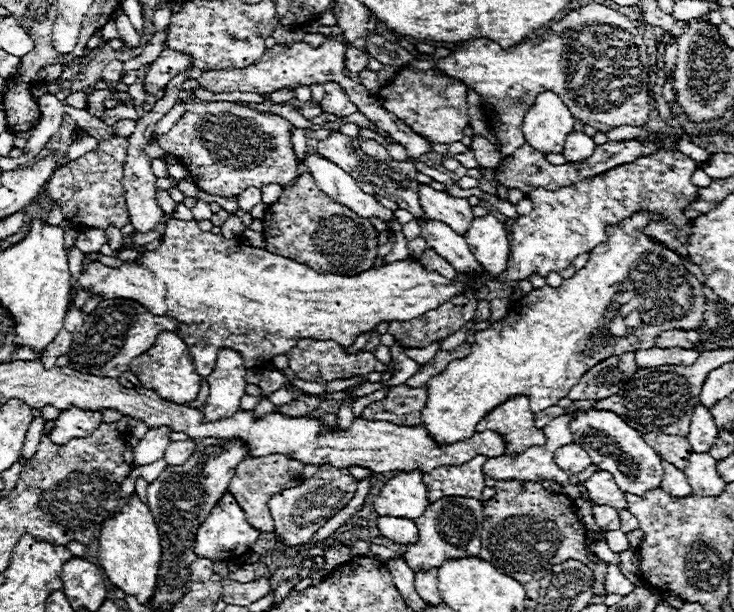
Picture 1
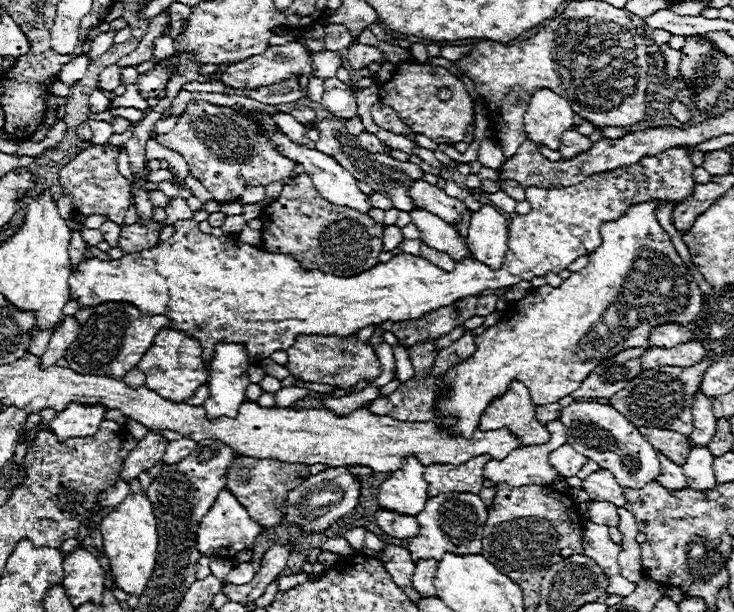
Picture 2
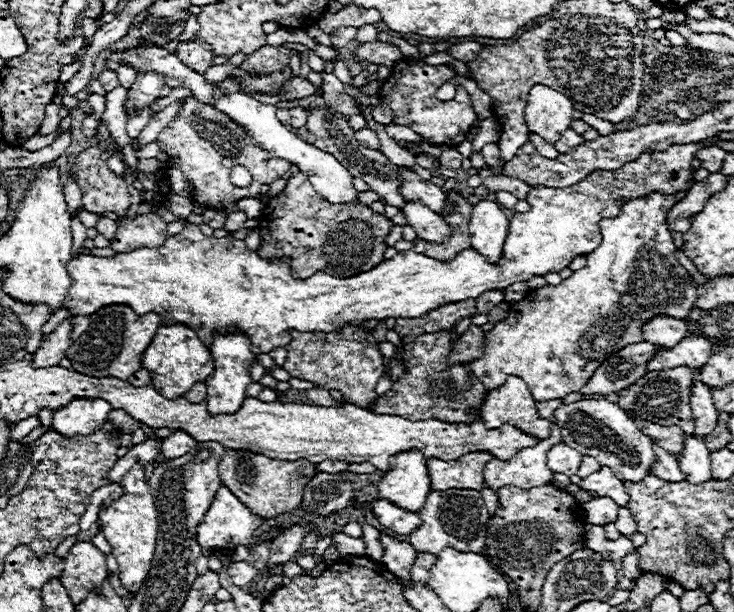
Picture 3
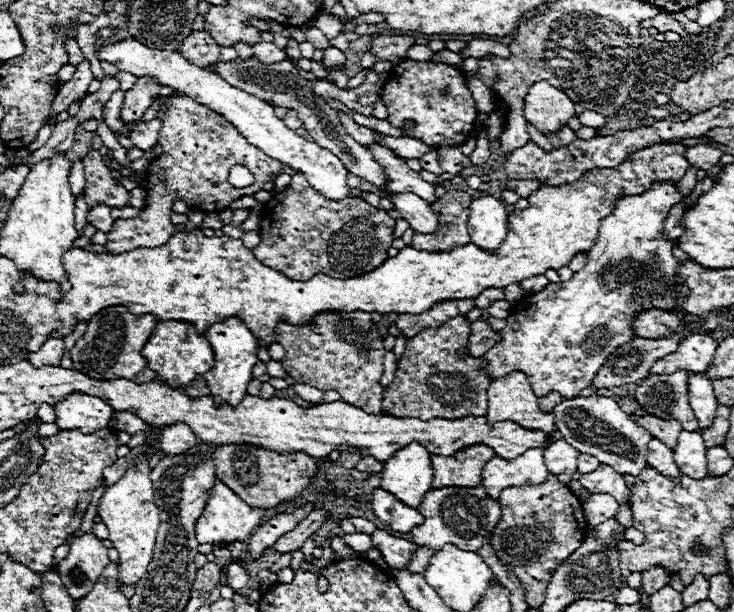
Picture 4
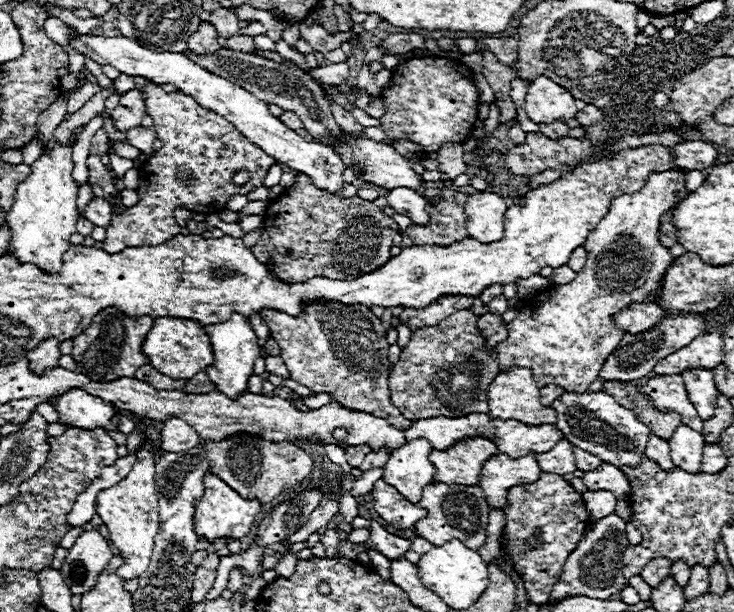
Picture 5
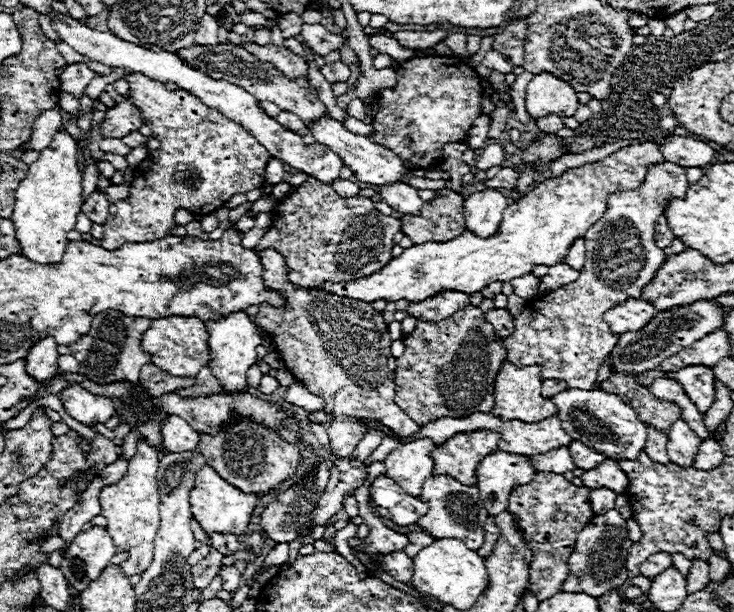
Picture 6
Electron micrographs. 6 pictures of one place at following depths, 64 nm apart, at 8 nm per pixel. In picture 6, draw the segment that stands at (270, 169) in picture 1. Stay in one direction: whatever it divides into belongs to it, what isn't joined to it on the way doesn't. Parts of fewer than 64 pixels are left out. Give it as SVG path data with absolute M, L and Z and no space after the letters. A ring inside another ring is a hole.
M128 74L130 92L128 96L138 104L142 110L142 118L152 124L152 136L160 140L160 150L154 150L148 154L148 168L146 160L140 162L134 170L136 178L130 186L130 198L110 204L110 220L104 224L104 238L102 248L116 250L130 242L154 242L168 236L174 224L174 210L186 208L188 212L194 212L196 216L206 216L218 208L222 208L230 196L234 194L246 194L250 190L250 172L264 176L266 164L270 160L270 154L266 148L262 148L240 124L228 120L220 112L206 108L200 104L200 100L186 92L186 90L166 90L162 82L150 80L142 74Z

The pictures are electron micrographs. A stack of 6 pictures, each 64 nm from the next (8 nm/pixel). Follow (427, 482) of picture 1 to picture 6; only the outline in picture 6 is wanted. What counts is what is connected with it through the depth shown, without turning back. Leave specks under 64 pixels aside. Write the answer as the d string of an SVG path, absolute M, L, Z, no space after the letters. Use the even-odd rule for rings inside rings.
M466 432L448 440L448 444L436 446L430 452L434 460L434 476L446 474L460 484L476 484L476 468L482 456L498 450L498 434L494 432Z

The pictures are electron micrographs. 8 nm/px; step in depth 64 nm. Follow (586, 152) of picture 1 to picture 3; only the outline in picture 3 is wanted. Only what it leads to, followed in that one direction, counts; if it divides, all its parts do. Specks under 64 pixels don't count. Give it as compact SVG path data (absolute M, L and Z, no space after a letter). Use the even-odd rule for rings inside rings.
M568 128L566 132L562 132L562 136L560 136L560 140L558 140L558 144L554 144L554 148L560 152L560 154L566 154L566 152L570 152L572 148L576 148L578 144L582 144L582 142L586 142L578 132L574 132L572 128Z

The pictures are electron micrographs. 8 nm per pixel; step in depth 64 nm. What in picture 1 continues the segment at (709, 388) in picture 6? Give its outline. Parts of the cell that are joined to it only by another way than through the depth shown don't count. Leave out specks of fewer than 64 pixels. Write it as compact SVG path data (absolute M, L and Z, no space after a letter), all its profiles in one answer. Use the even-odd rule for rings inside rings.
M698 404L694 408L690 432L686 436L690 440L690 446L694 448L694 452L708 452L716 442L716 436L718 436L718 430L712 414L706 408L702 408L702 404Z

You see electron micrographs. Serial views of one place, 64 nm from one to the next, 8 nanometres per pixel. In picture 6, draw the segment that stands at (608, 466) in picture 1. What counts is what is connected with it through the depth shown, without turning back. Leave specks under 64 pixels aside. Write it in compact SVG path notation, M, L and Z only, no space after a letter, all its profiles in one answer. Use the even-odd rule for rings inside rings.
M564 390L552 396L558 408L558 418L562 428L572 436L572 440L586 444L588 448L604 454L610 460L636 460L646 446L648 428L638 420L636 412L626 406L616 394L604 390Z

